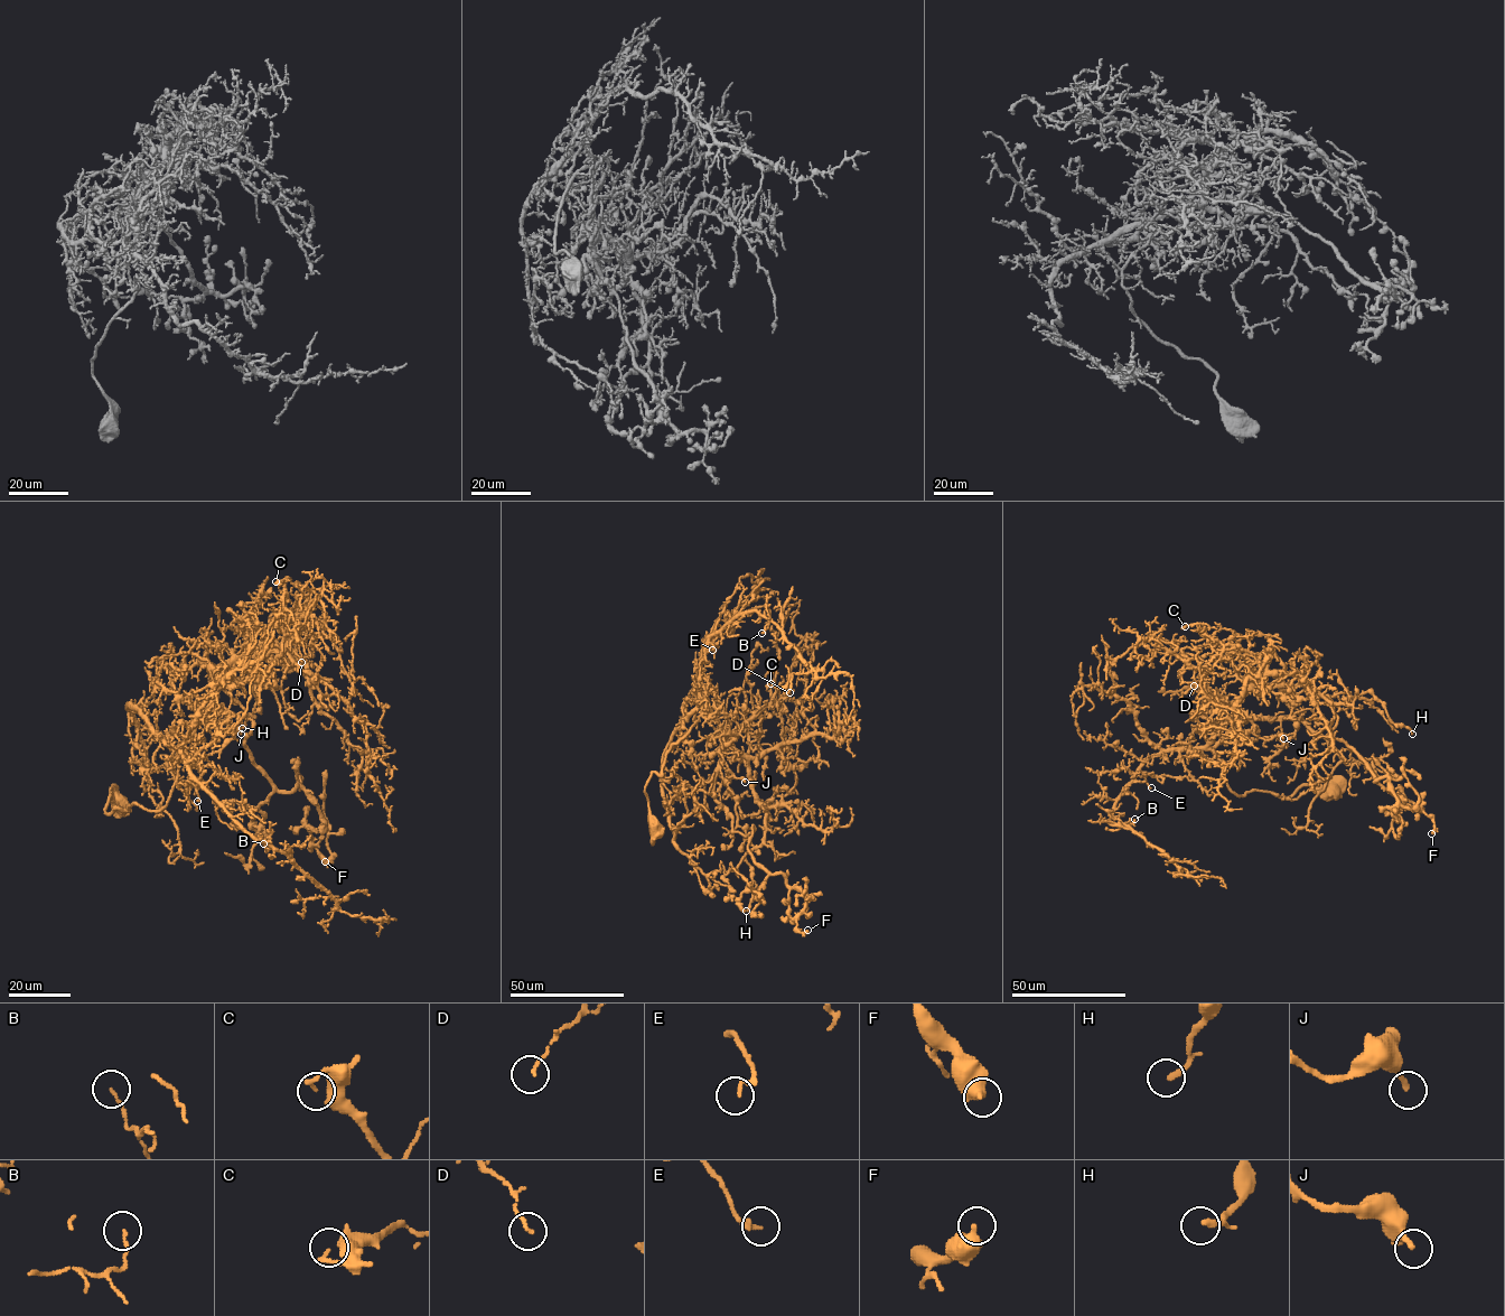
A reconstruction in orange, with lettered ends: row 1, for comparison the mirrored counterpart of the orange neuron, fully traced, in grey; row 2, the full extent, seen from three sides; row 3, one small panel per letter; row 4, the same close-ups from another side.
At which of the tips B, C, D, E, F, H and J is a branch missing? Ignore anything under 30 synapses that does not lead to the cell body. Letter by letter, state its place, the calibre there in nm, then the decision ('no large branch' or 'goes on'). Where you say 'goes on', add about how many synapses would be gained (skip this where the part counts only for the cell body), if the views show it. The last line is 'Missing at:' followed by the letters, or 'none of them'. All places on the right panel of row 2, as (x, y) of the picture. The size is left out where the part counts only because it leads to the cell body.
B: at (1134, 819); 120 nm thick; no large branch
C: at (1185, 626); 150 nm thick; no large branch
D: at (1194, 686); 130 nm thick; no large branch
E: at (1151, 787); 150 nm thick; no large branch
F: at (1431, 833); 440 nm thick; no large branch
H: at (1412, 734); 240 nm thick; no large branch
J: at (1283, 738); 200 nm thick; no large branch
Missing at: none of them

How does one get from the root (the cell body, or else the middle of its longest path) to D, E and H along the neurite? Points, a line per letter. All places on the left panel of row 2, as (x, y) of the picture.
D: (119, 803), (110, 796), (105, 812), (166, 805), (183, 743), (216, 683), (260, 677), (286, 645), (301, 662)
E: (119, 803), (110, 796), (105, 812), (132, 803), (160, 811), (176, 781), (179, 748), (197, 801)
H: (119, 803), (105, 812), (166, 805), (214, 678), (248, 644), (269, 682), (241, 674), (256, 700), (242, 728)

